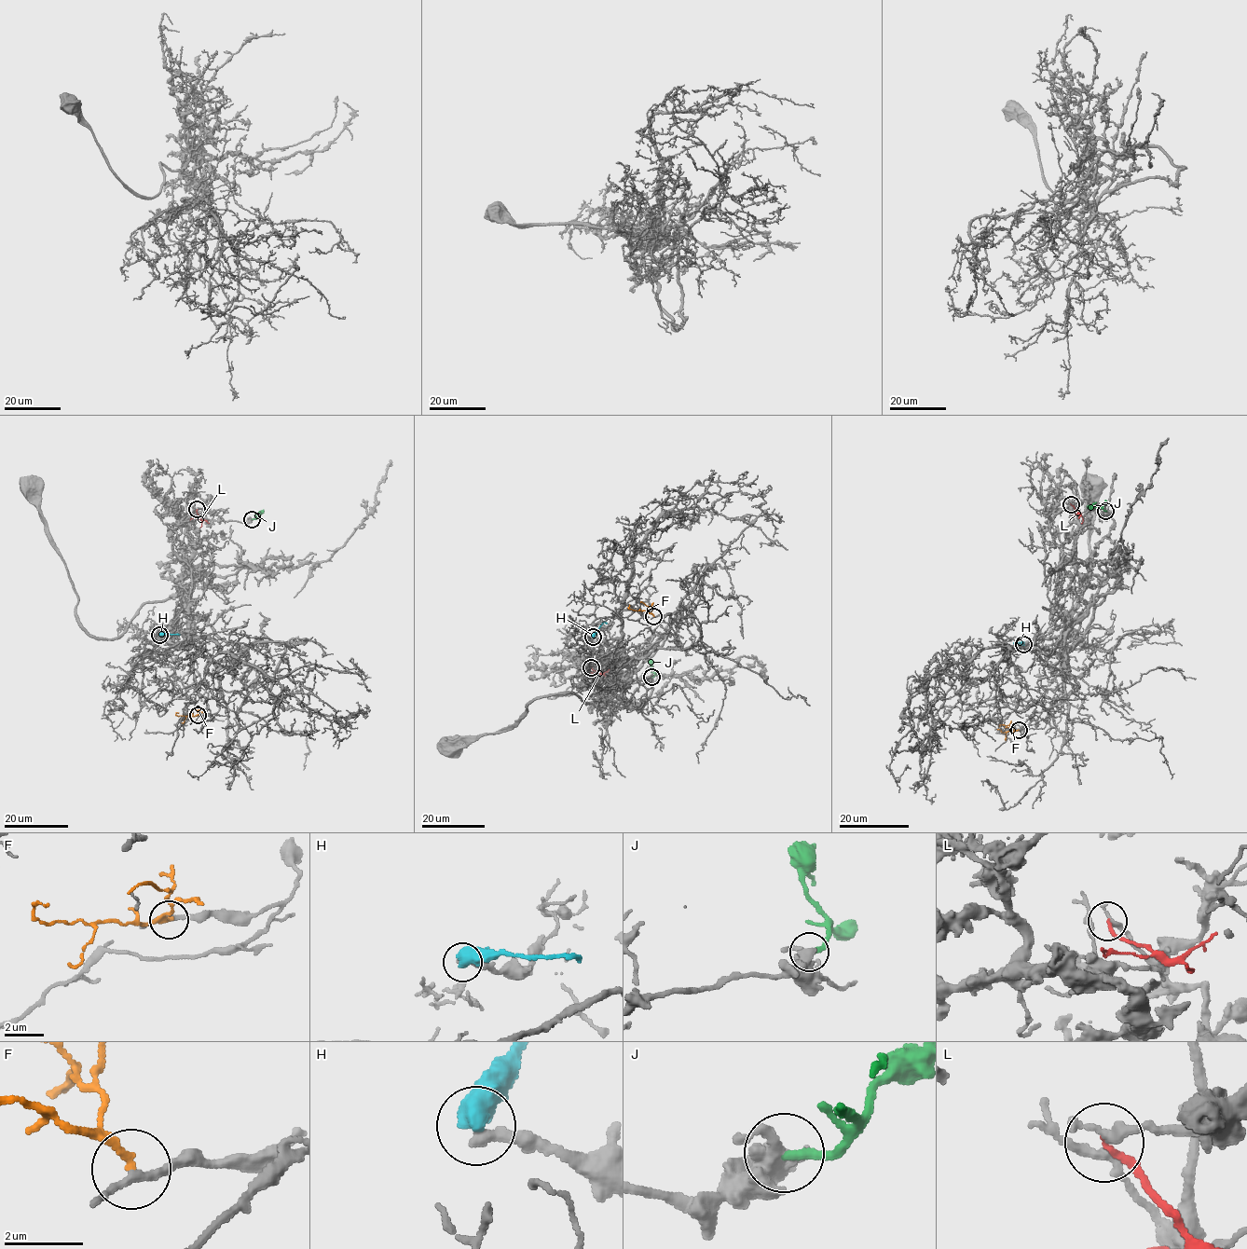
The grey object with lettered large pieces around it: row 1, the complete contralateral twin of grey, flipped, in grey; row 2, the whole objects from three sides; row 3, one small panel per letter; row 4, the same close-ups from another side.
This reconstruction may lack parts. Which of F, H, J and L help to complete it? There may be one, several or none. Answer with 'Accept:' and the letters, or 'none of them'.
Accept: F

